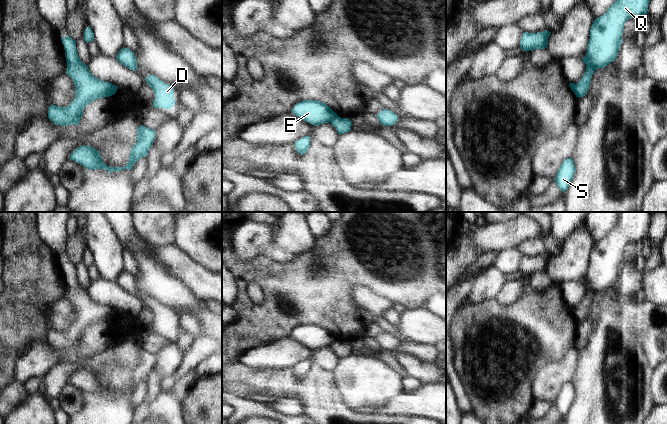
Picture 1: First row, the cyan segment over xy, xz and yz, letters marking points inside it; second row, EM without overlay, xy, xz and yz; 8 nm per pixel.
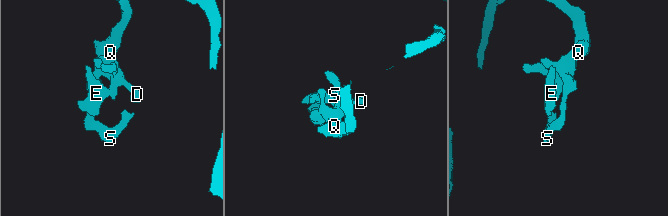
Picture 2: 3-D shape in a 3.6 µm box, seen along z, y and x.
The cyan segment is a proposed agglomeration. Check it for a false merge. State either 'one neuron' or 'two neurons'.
two neurons

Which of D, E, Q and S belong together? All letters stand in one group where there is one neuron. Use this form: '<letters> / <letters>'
D Q S / E

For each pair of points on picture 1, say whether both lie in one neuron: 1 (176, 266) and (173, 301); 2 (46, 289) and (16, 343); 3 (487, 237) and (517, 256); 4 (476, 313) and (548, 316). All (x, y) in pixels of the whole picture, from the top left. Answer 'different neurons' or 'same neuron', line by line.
1: different neurons
2: same neuron
3: different neurons
4: same neuron

